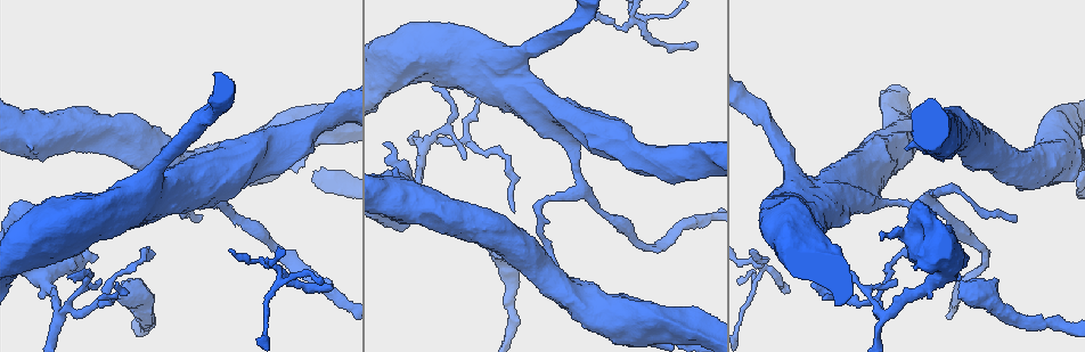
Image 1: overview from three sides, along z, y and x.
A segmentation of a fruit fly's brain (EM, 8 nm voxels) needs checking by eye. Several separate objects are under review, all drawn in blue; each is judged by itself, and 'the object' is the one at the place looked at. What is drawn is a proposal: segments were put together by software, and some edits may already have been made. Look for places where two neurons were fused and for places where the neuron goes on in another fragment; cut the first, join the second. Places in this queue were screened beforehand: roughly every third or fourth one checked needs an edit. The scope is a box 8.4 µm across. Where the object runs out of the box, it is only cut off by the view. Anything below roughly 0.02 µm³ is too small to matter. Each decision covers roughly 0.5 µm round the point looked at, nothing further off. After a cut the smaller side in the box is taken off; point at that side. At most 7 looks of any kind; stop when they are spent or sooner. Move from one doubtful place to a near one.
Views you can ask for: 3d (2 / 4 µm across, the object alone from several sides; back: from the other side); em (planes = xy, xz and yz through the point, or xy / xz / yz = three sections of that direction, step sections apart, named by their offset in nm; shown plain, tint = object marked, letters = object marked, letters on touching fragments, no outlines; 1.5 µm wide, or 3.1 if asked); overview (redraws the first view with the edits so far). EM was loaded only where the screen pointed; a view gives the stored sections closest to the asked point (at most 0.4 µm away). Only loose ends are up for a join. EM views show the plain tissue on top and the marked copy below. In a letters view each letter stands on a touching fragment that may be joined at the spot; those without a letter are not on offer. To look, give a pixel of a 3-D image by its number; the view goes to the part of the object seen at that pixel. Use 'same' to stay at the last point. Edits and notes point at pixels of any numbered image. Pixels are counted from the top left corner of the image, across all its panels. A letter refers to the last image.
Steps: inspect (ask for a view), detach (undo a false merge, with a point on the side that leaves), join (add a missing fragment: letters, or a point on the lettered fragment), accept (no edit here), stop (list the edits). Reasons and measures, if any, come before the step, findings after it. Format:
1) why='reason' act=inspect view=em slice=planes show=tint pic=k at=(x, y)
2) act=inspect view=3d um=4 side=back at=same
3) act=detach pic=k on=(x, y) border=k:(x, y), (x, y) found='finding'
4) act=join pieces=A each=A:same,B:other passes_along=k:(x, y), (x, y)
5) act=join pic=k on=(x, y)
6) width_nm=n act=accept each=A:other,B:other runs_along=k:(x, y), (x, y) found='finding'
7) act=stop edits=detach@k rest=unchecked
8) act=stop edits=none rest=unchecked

why='thick end' act=inspect view=3d um=4 pic=1 at=(97, 255)

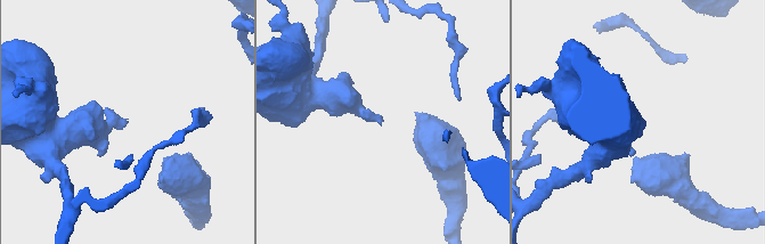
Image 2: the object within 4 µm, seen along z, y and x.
act=inspect view=em slice=xy step=8 show=letters pic=2 at=(124, 122)

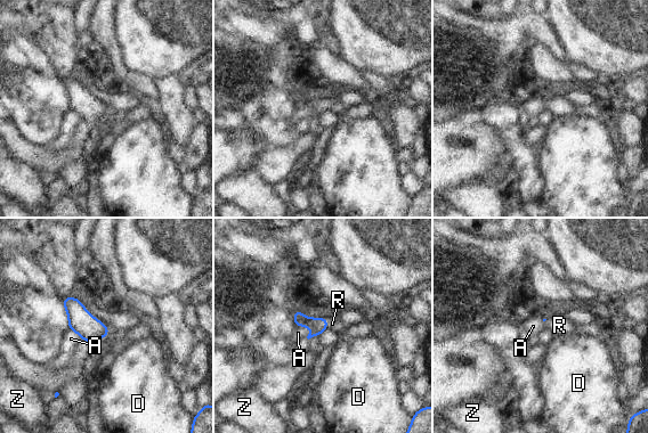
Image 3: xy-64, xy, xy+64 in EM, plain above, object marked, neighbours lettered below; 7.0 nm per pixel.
why='cut it another way' act=inspect view=em slice=planes show=letters at=same

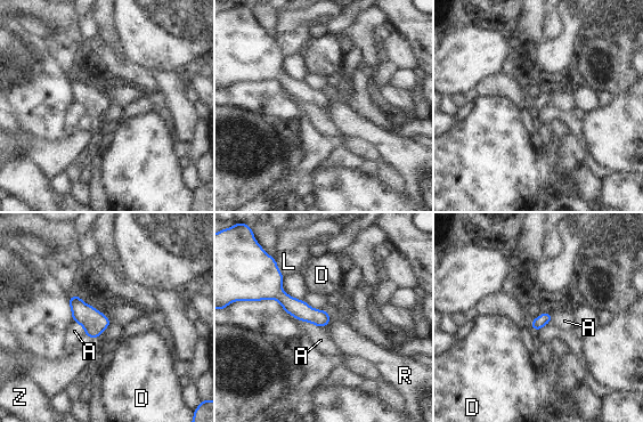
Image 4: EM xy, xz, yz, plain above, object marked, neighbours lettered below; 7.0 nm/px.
act=join pieces=R each=A:other,D:other,L:other,R:same,Z:other passes_along=4:(300, 309), (325, 324), (348, 341) found='it goes on there'

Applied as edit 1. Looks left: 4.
why='redraw' act=inspect view=overview

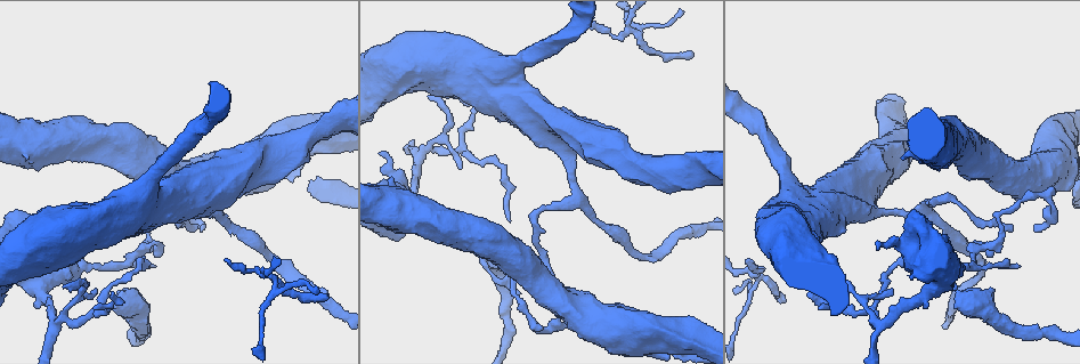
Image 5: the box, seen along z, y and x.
why='abrupt turn' act=inspect view=em slice=xy step=8 show=tint pic=5 at=(541, 210)

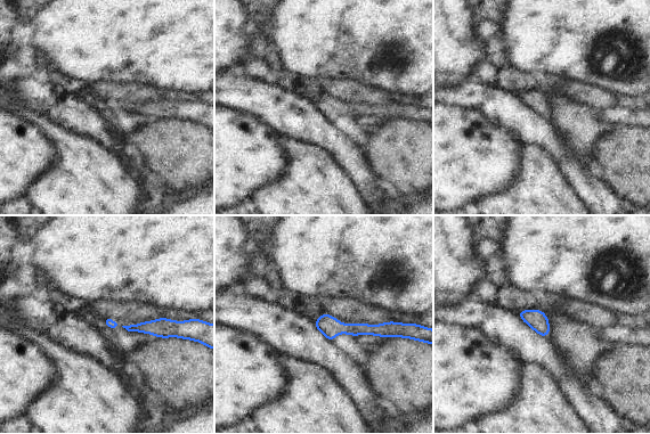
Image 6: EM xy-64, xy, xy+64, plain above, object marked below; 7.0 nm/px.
why='another direction' act=inspect view=em slice=planes show=letters at=same

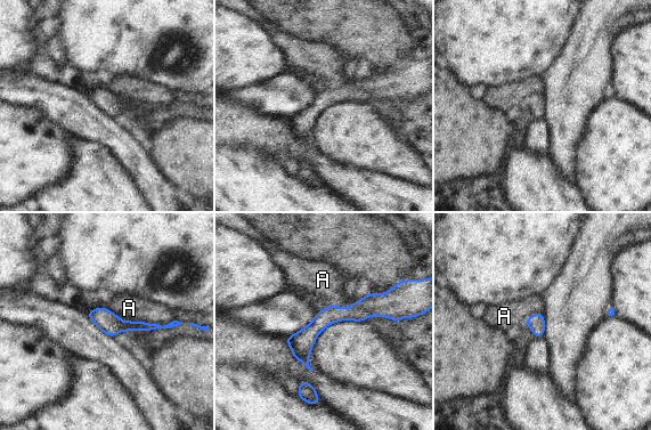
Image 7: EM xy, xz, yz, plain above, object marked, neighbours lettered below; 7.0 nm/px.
longest_contact=A:360nm act=accept each=A:other runs_along=7:(392, 316), (330, 314), (290, 340) found='one neuron here'

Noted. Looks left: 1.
act=stop edits=join@4 rest=unchecked

